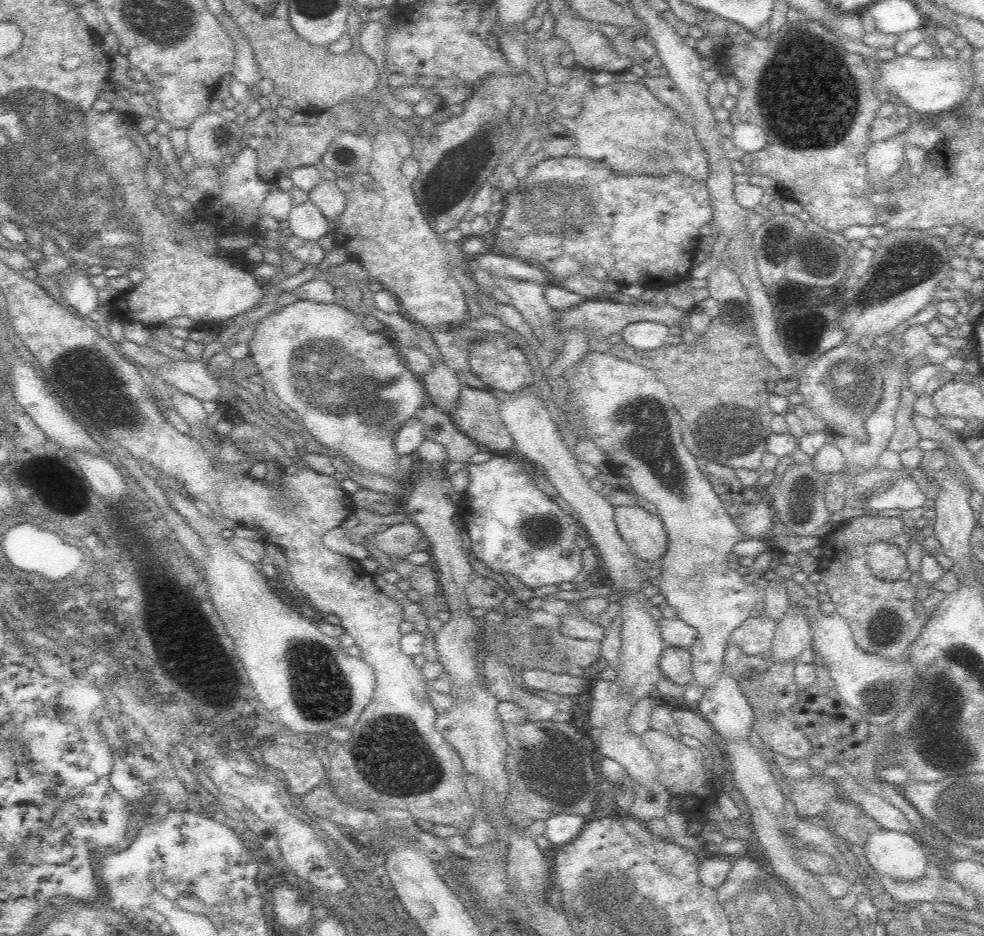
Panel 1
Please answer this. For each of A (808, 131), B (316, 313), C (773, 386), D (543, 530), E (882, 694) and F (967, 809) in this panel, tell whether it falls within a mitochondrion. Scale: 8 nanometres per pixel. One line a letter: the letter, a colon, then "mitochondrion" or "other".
A: mitochondrion
B: other
C: other
D: mitochondrion
E: mitochondrion
F: mitochondrion

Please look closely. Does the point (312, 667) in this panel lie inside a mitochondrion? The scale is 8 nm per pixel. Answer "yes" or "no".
yes

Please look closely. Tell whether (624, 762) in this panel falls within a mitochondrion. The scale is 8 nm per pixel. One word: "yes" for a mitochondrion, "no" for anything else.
no

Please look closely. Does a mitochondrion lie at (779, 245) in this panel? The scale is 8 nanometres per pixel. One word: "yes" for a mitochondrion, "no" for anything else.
yes

